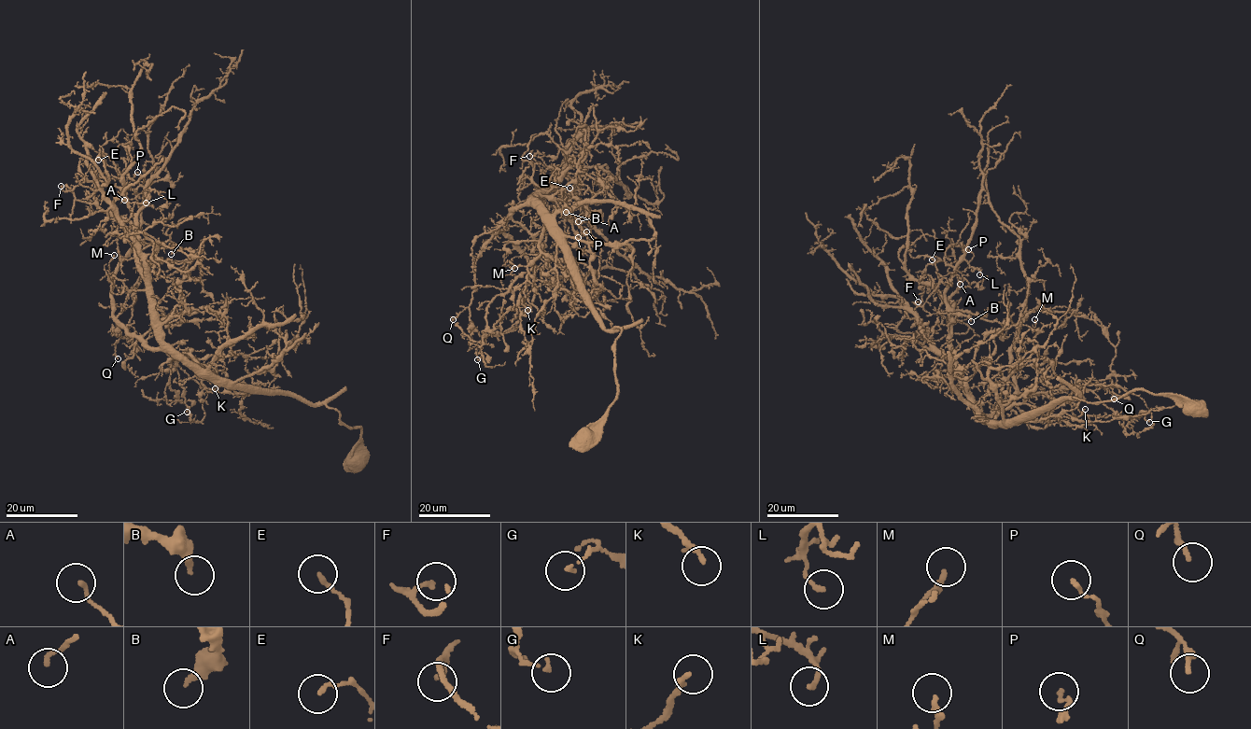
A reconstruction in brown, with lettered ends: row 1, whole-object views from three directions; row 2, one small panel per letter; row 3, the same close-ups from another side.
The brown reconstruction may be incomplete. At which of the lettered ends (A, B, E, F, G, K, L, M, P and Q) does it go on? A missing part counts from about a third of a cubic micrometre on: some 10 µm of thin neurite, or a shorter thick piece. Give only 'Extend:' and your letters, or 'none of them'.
Extend: K

